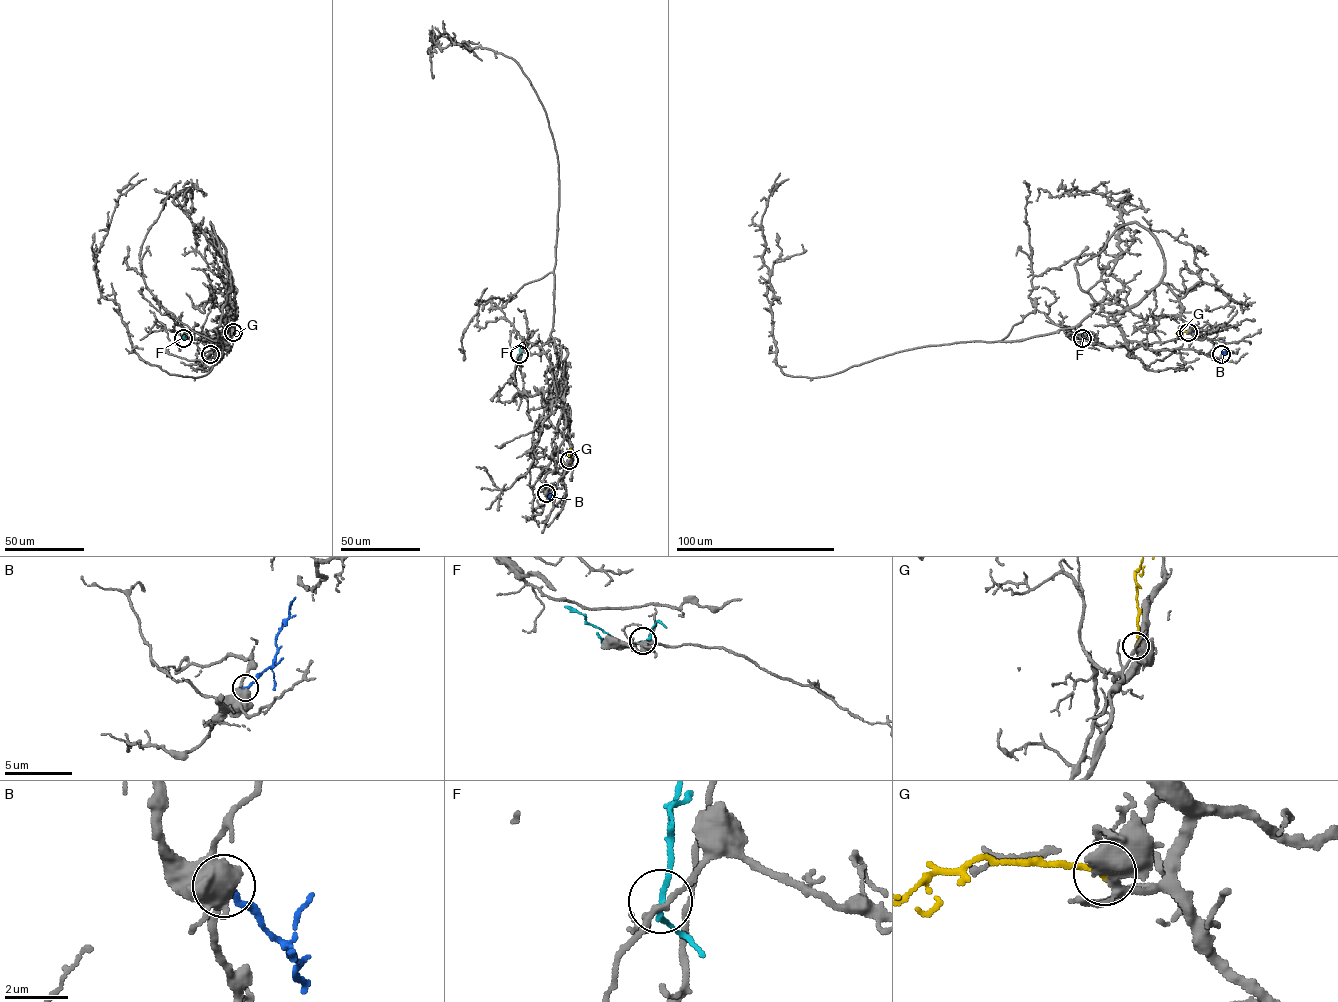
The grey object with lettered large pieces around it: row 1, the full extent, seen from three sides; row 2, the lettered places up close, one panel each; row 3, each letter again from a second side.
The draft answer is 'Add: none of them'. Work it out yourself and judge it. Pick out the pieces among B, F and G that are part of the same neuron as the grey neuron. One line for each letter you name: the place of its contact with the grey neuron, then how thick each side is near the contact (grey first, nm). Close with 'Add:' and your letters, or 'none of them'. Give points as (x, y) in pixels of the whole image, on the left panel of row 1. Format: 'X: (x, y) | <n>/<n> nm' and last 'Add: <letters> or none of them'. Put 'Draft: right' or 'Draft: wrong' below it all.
G: (233, 332) | 280/200 nm
Add: G
Draft: wrong

